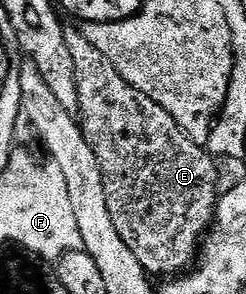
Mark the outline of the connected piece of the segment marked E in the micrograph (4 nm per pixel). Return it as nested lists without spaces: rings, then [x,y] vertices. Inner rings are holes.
[[[65,26],[64,39],[71,49],[71,59],[75,64],[79,124],[99,162],[107,209],[115,231],[119,232],[119,237],[150,276],[163,274],[163,277],[173,277],[186,272],[194,264],[200,243],[217,210],[219,173],[216,160],[204,146],[195,144],[159,103],[155,103],[138,88],[131,87],[111,63],[111,59],[88,42],[79,27]]]

